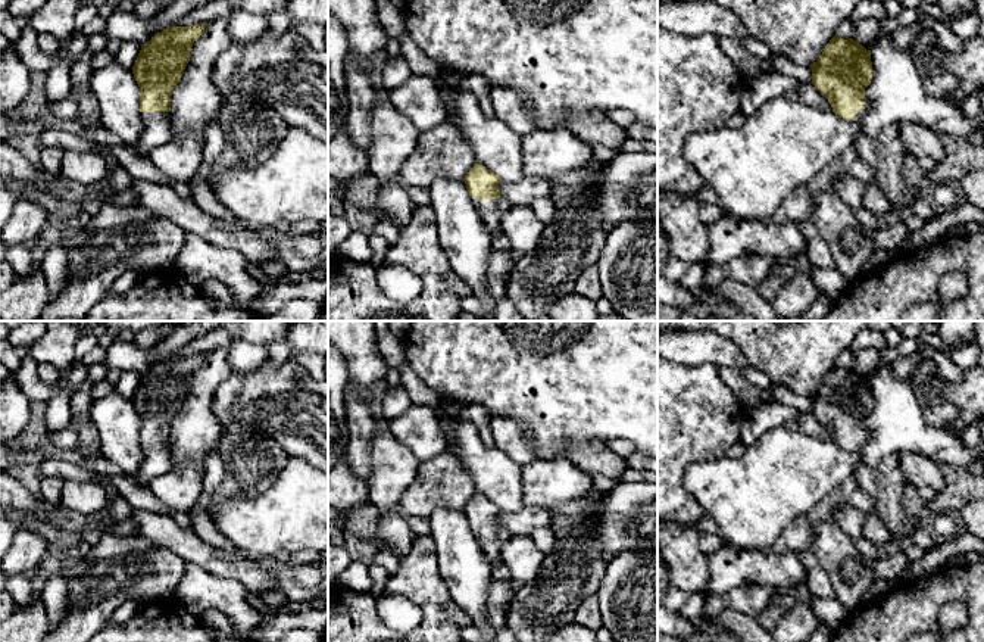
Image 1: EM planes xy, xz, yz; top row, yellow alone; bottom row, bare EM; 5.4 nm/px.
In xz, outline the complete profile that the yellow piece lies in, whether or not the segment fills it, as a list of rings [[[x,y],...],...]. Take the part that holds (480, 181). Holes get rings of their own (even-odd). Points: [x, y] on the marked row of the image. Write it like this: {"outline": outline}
{"outline": [[[475,162],[463,181],[490,234],[494,237],[502,233],[502,215],[512,208],[499,193],[502,178]]]}

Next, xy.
{"outline": [[[207,22],[191,27],[169,27],[141,44],[132,66],[140,87],[140,112],[146,131],[137,143],[141,156],[172,138],[171,93],[181,81],[194,41]]]}

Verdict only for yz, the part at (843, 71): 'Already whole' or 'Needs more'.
Needs more

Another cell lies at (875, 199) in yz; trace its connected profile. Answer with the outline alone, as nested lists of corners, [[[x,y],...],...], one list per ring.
[[[877,184],[866,186],[862,206],[875,214],[878,218],[891,212],[891,205],[884,188]]]

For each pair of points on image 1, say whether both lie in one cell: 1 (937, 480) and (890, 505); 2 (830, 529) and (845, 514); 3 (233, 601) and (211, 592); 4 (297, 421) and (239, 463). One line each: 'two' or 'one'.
1: two
2: two
3: one
4: two

